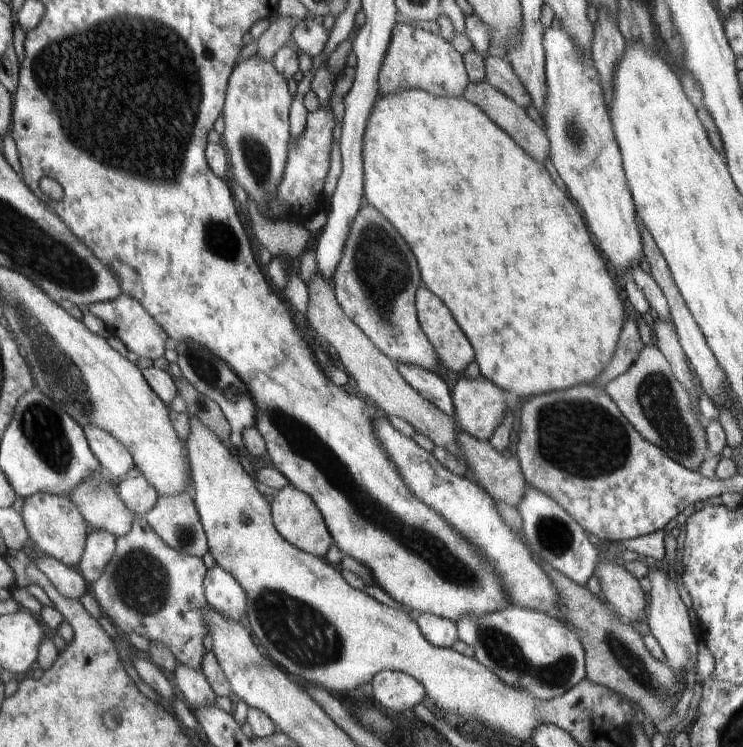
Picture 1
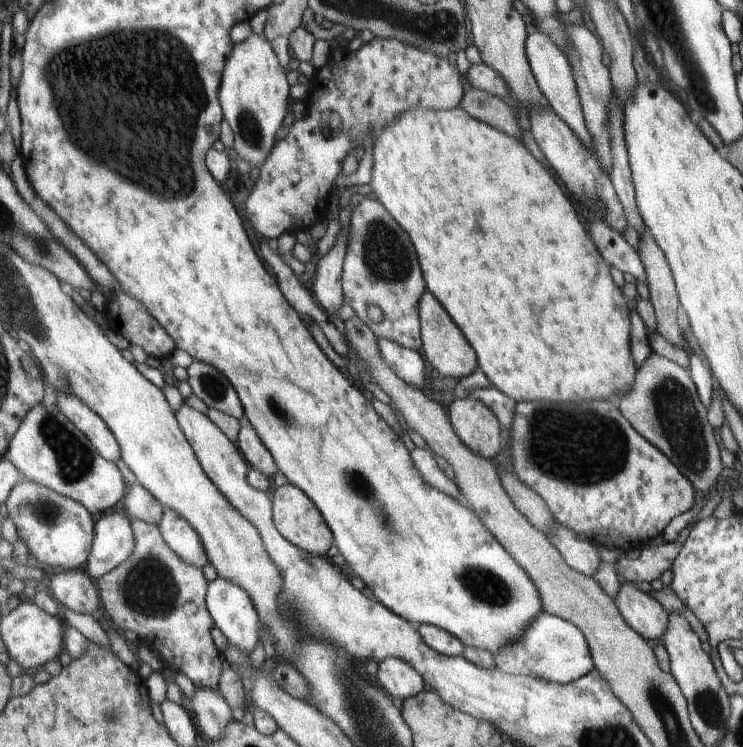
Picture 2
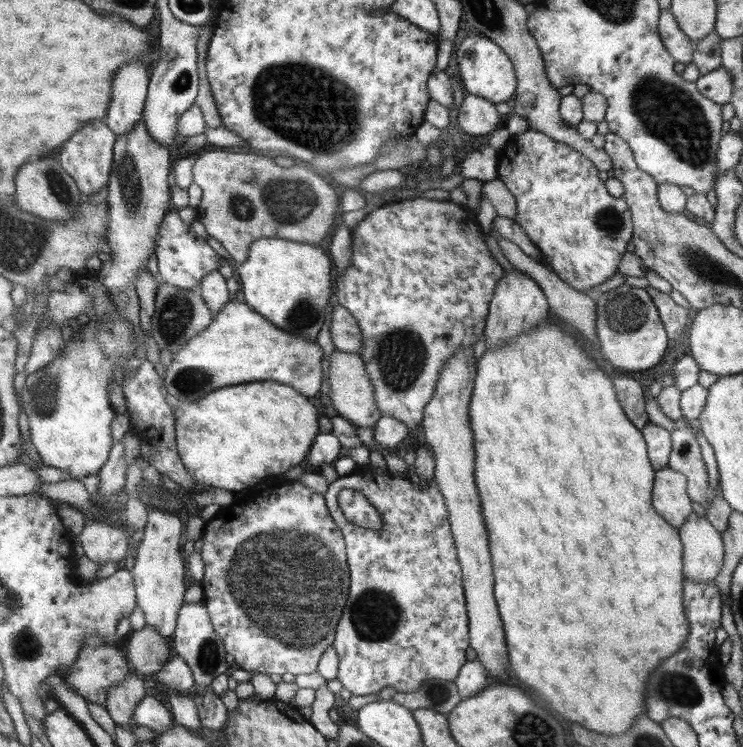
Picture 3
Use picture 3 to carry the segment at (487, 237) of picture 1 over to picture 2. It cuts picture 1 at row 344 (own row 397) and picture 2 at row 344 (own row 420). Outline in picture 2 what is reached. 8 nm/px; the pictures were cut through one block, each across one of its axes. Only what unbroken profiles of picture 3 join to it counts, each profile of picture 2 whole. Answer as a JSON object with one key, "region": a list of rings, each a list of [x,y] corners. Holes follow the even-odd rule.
{"region":[[[458,106],[450,110],[432,110],[424,109],[423,107],[414,107],[402,113],[398,117],[397,121],[394,121],[392,125],[388,125],[379,136],[379,139],[373,146],[373,161],[374,170],[371,179],[371,186],[373,192],[376,194],[376,198],[386,207],[386,210],[392,215],[392,218],[408,232],[414,248],[416,248],[416,254],[418,254],[418,260],[420,260],[420,268],[422,268],[422,276],[424,276],[424,282],[428,291],[430,291],[436,300],[444,307],[444,310],[450,315],[450,318],[454,321],[454,324],[462,331],[464,338],[470,343],[470,346],[475,350],[477,361],[482,368],[482,372],[486,374],[491,386],[496,387],[500,392],[503,392],[506,396],[518,401],[548,401],[548,402],[588,402],[588,400],[602,400],[608,398],[608,400],[614,400],[615,396],[625,395],[635,383],[635,374],[637,373],[637,366],[632,358],[630,348],[630,329],[631,322],[629,317],[629,311],[627,301],[621,291],[621,288],[614,283],[612,275],[610,275],[609,264],[605,261],[605,258],[598,252],[596,245],[592,242],[589,232],[584,229],[582,222],[578,220],[578,216],[574,211],[574,206],[570,203],[570,198],[566,196],[566,192],[560,188],[560,184],[556,182],[550,176],[548,170],[544,170],[544,166],[536,160],[536,158],[526,149],[521,140],[511,137],[504,131],[499,131],[496,127],[488,126],[486,123],[480,122],[472,115],[469,115],[462,107]]]}

